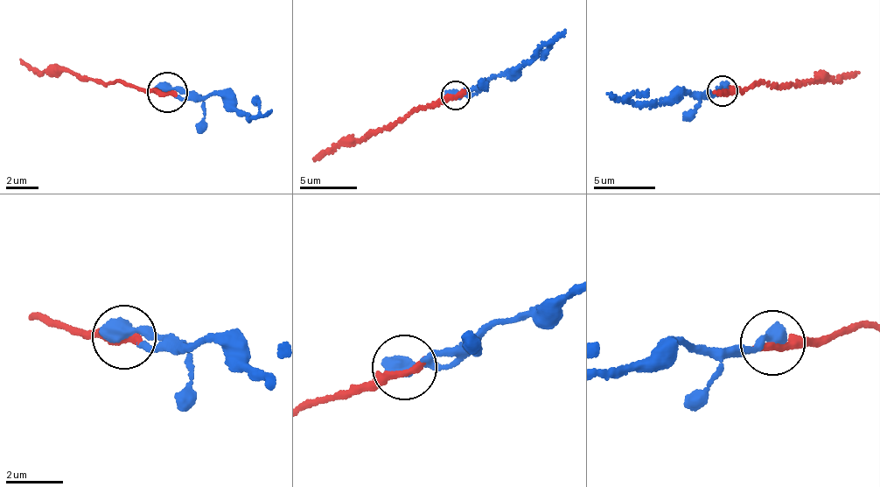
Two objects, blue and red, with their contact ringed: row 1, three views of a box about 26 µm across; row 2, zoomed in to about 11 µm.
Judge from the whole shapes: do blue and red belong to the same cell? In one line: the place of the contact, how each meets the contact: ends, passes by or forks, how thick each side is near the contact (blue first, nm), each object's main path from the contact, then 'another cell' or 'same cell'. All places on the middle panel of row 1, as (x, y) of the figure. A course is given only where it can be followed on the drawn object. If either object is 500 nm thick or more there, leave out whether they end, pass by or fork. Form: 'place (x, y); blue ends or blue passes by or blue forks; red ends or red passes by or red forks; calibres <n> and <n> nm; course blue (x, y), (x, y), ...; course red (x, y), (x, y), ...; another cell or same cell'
place (456, 95); blue passes by; red ends; calibres 400 and 320 nm; course blue (457, 95), (474, 94), (492, 77), (512, 74), (544, 45), (549, 46), (543, 57); course red (457, 95), (414, 109), (387, 127), (359, 140), (344, 137), (315, 161); same cell

